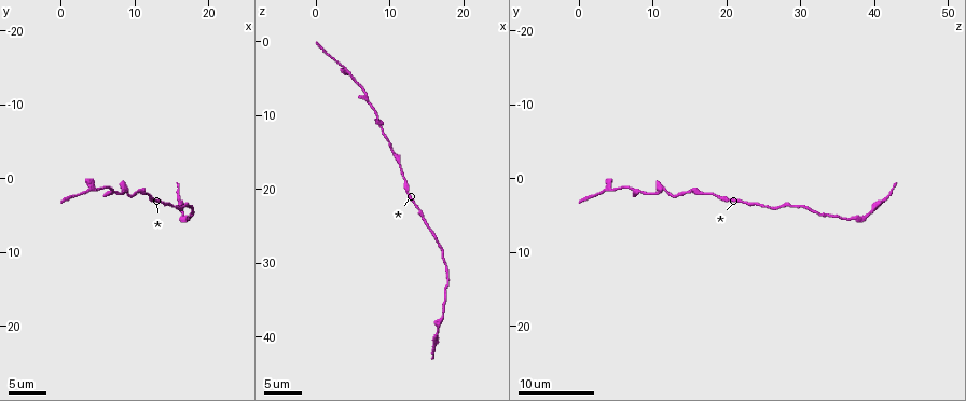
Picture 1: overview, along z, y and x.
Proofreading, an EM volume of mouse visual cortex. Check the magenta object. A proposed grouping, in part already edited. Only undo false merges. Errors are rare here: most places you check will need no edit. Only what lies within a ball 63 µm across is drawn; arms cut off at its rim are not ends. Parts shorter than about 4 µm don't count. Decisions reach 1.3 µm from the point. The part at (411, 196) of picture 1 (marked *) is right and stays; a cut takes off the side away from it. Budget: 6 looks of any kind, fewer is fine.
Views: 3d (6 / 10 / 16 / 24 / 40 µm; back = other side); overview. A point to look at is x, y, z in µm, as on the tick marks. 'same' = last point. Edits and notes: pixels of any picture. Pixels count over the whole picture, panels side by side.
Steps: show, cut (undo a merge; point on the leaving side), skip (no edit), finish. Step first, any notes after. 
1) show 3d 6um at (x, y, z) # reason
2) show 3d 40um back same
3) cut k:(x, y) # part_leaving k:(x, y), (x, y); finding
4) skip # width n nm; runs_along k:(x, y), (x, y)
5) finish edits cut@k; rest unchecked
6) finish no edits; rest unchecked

show 3d 10um at (17.5, 3.5, 29.0) # thin neck

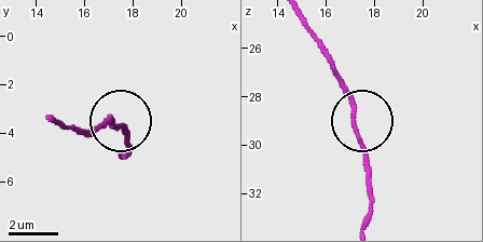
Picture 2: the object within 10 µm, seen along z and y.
skip # continuous, no second neuron

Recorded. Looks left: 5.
show 3d 16um at (3.5, 1.5, 3.5) # three arms meet

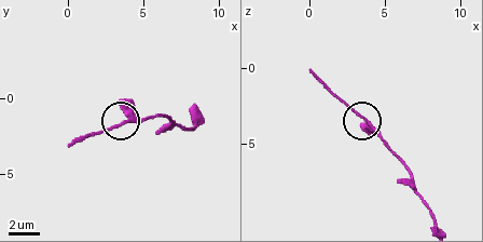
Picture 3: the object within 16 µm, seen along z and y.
skip # width 240 nm; runs_along 3:(435, 223), (403, 161), (335, 96); all the same neuron

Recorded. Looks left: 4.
show 3d 10um at (8.0, 2.0, 10.0) # calibre changes

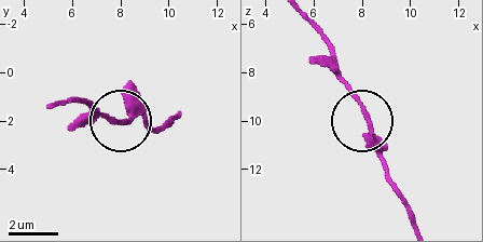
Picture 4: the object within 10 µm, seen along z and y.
show 3d 10um back at (8.3, 2.1, 10.0) # from behind

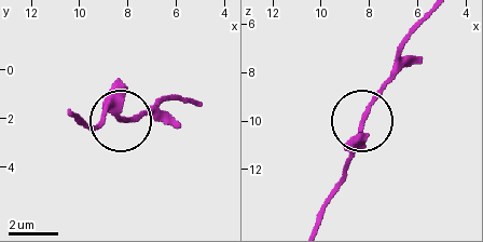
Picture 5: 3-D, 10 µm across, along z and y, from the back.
skip # all the same neuron

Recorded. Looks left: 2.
finish no edits; rest unchecked

